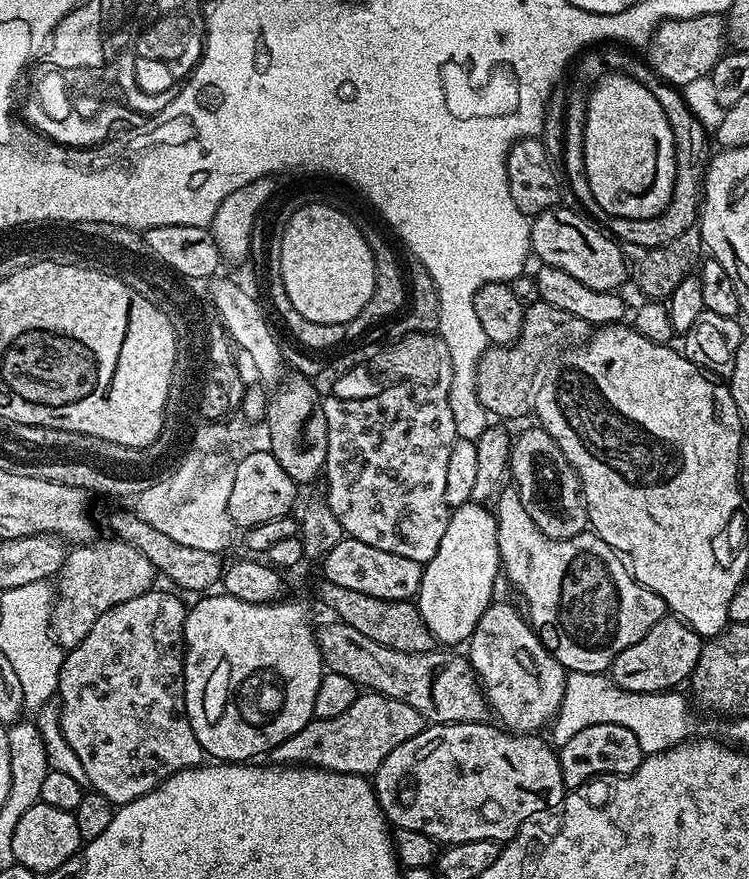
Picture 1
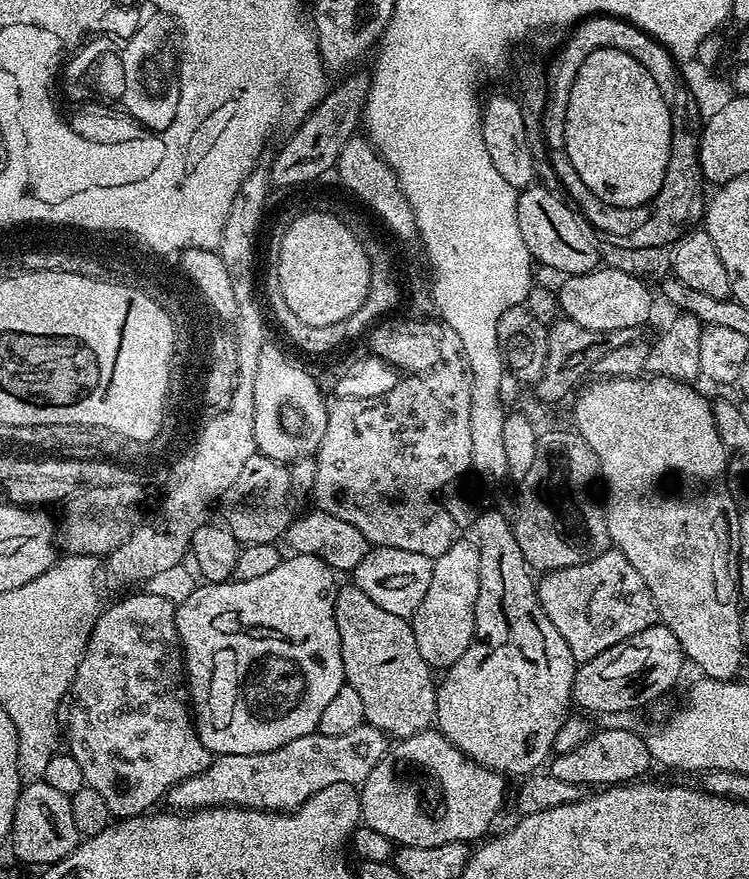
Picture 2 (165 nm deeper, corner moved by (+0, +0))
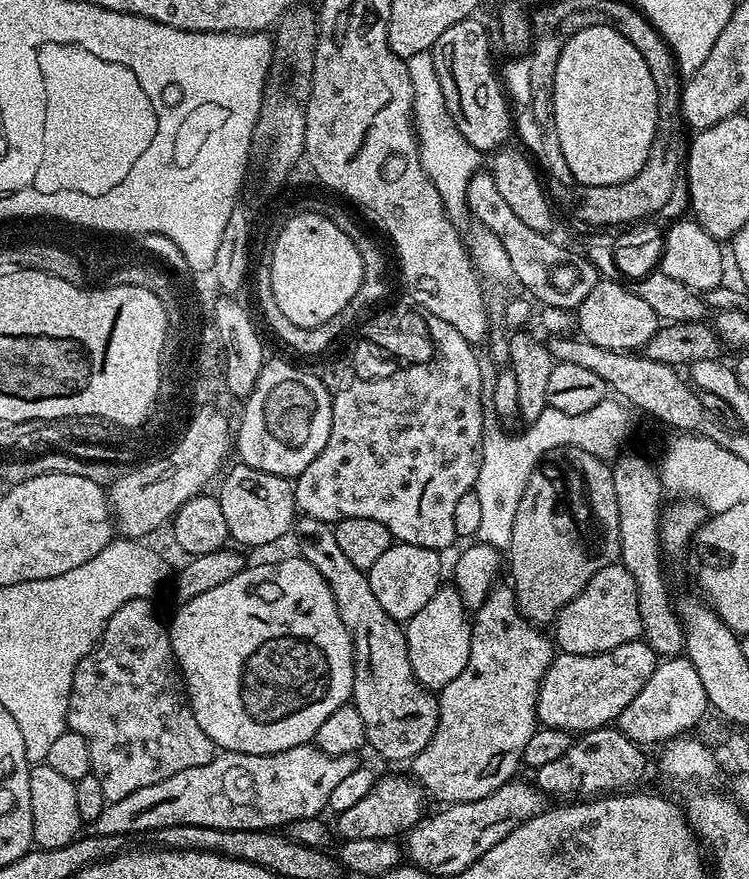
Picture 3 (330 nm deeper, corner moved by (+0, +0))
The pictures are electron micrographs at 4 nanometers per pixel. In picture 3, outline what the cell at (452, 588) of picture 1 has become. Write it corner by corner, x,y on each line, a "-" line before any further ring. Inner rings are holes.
455,586
440,587
434,598
430,598
414,618
407,620
403,630
414,678
418,678
423,688
442,689
446,682
454,682
454,678
466,670
466,658
470,658
472,620

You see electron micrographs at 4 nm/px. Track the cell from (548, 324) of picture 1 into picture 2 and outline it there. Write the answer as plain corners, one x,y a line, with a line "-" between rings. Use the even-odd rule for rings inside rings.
557,318
547,325
548,349
546,350
546,362
542,370
540,380
535,381
536,396
545,400
548,404
556,404
568,390
578,381
583,381
589,371
595,369
596,364
610,350
619,350
621,346
631,344
634,339
633,329
614,330
613,332
599,332
598,330
586,330
586,326
578,326
578,322

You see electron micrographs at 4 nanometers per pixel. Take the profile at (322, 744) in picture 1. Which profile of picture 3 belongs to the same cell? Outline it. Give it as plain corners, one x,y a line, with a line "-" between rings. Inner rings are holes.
315,743
294,746
290,750
265,756
221,751
210,762
206,762
206,766
193,766
190,770
170,774
170,778
162,778
162,782
154,782
154,786
142,786
142,790
134,790
134,794
127,798
108,802
94,822
94,832
97,836
131,838
135,832
152,834
157,828
166,826
206,826
214,830
280,830
299,819
319,817
328,808
328,799
334,786
354,774
357,766
356,756
326,754
318,750

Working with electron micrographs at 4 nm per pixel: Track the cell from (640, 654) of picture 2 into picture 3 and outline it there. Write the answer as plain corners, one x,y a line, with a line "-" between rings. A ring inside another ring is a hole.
643,639
589,656
569,652
553,655
538,690
536,719
545,728
560,728
571,734
609,727
618,720
622,709
637,697
657,663
655,650

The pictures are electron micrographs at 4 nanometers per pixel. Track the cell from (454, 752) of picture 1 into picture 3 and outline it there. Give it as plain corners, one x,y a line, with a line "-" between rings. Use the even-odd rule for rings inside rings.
411,775
383,776
377,779
376,784
355,806
350,810
339,813
335,817
334,828
337,833
341,832
344,840
354,838
378,838
379,840
391,840
407,834
413,826
425,815
424,800
426,793

